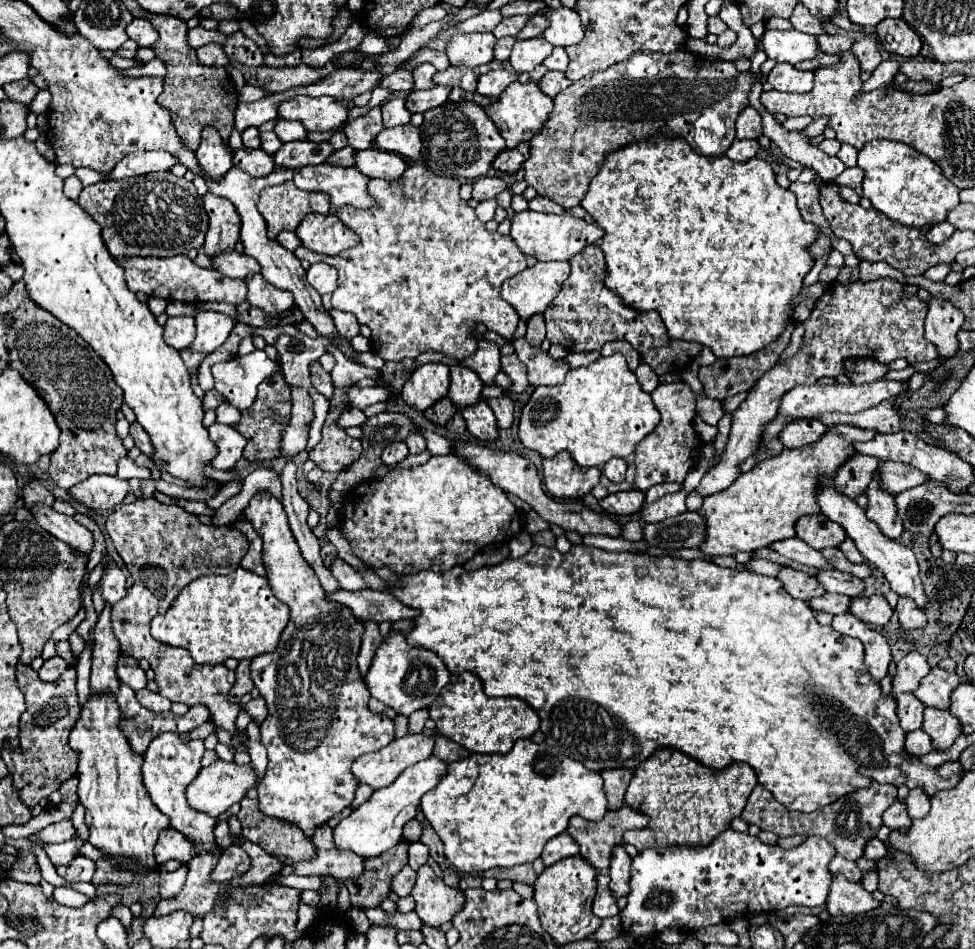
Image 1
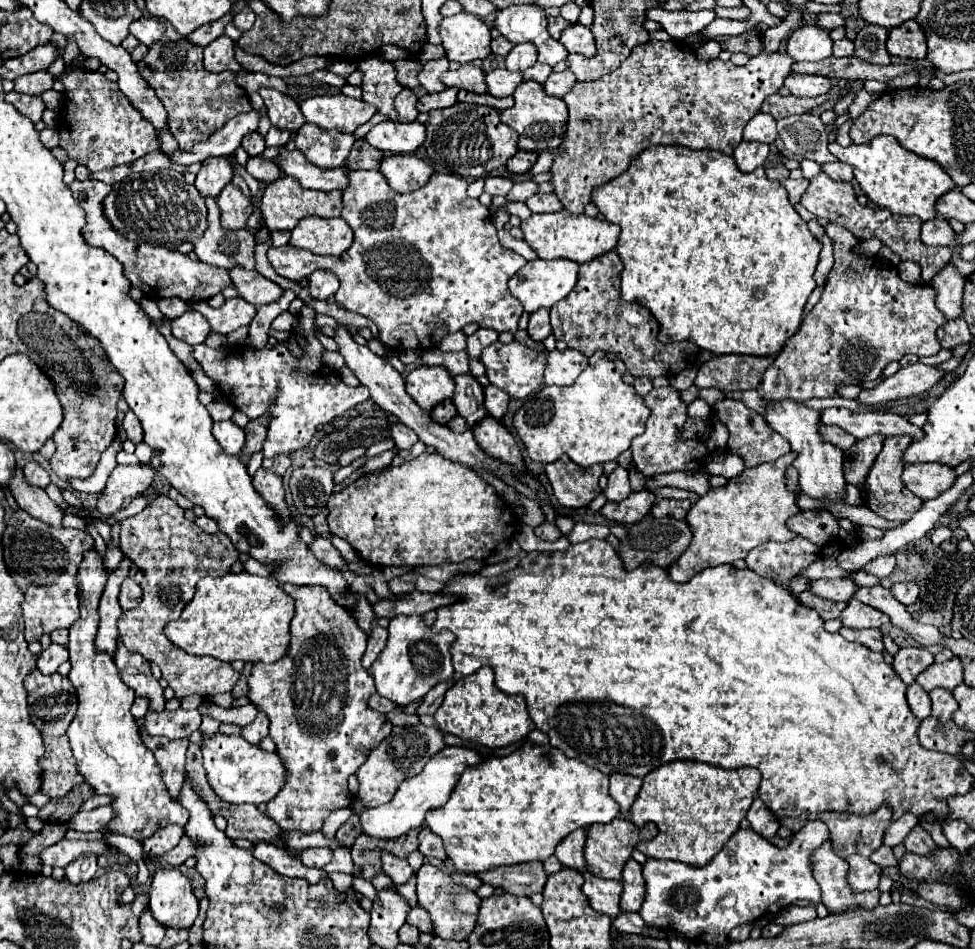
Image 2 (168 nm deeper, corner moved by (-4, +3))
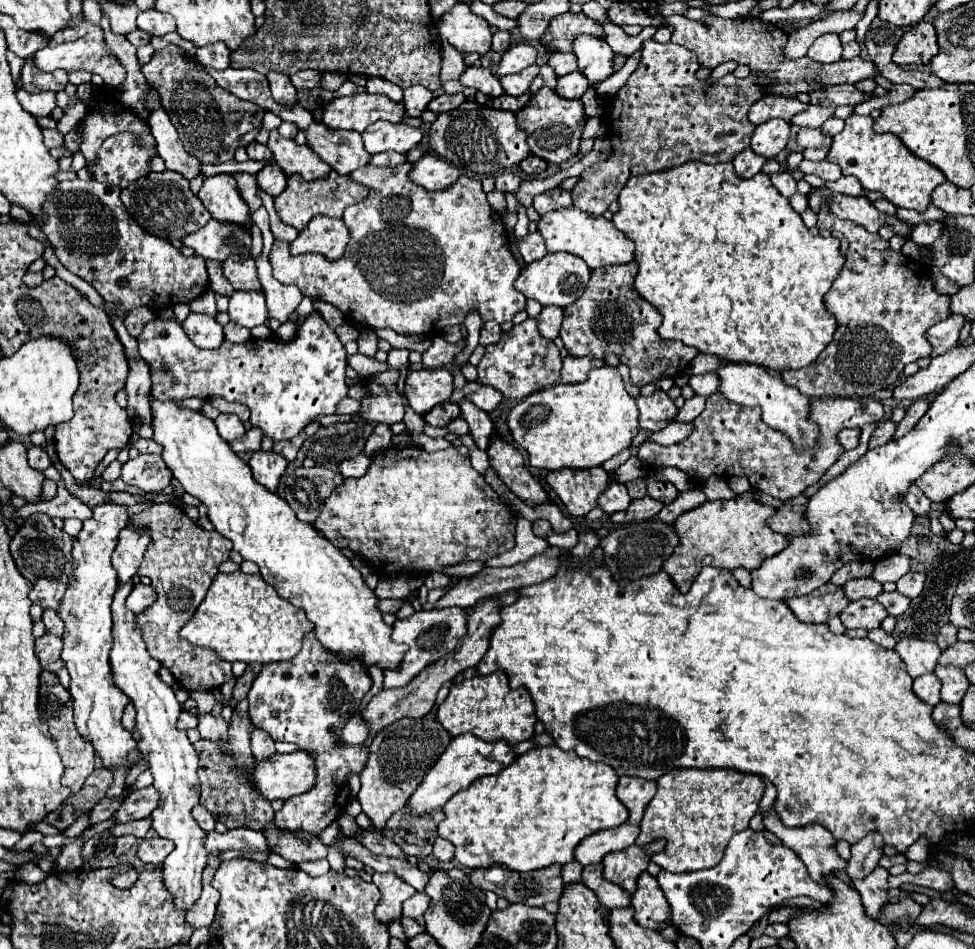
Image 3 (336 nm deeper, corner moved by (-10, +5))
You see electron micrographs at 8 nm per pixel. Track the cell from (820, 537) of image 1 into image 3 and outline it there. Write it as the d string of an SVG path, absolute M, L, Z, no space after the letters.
M784 506L780 508L770 520L768 520L768 526L774 530L774 532L780 532L780 534L808 534L810 530L810 524L806 520L806 510L802 508L794 508L794 506Z

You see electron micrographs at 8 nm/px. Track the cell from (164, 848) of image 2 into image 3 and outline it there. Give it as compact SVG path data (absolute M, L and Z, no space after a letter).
M160 836L144 838L138 846L138 858L146 864L162 864L170 852L172 852L172 842Z

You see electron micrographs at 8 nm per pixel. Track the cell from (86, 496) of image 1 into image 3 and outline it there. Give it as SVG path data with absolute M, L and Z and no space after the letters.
M140 454L122 466L122 480L142 492L162 492L170 484L172 474L160 454Z

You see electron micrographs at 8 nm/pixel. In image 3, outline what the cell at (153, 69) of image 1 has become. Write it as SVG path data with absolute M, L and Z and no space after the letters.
M80 22L72 28L64 28L60 32L56 32L50 38L48 46L34 54L34 64L44 72L54 72L54 70L62 68L68 72L70 70L86 70L92 74L100 74L104 78L104 82L112 88L120 88L120 84L126 80L124 66L118 62L118 58L106 54L106 50L104 50L102 28L96 24L86 24L86 22Z

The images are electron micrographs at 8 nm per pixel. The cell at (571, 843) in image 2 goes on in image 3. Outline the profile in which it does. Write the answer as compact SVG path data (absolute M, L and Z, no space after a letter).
M632 824L616 826L616 830L600 830L600 834L592 834L592 838L584 838L580 846L576 846L576 862L582 866L598 864L608 852L622 850L630 844L634 844L640 828Z

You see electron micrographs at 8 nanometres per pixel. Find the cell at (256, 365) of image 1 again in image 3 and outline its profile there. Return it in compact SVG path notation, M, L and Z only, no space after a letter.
M320 310L306 316L298 326L296 338L284 344L250 338L244 344L222 342L216 350L202 350L190 342L176 320L162 318L146 324L136 340L142 360L152 370L152 394L156 398L184 400L190 396L222 396L228 402L244 404L252 412L252 426L260 426L274 442L294 438L316 418L334 414L338 402L348 396L346 350Z

